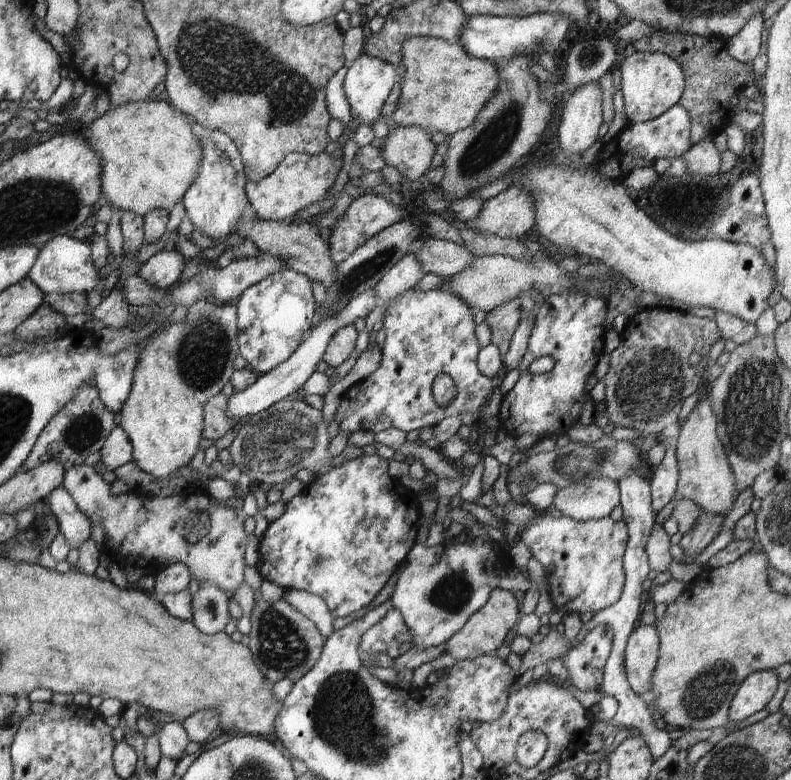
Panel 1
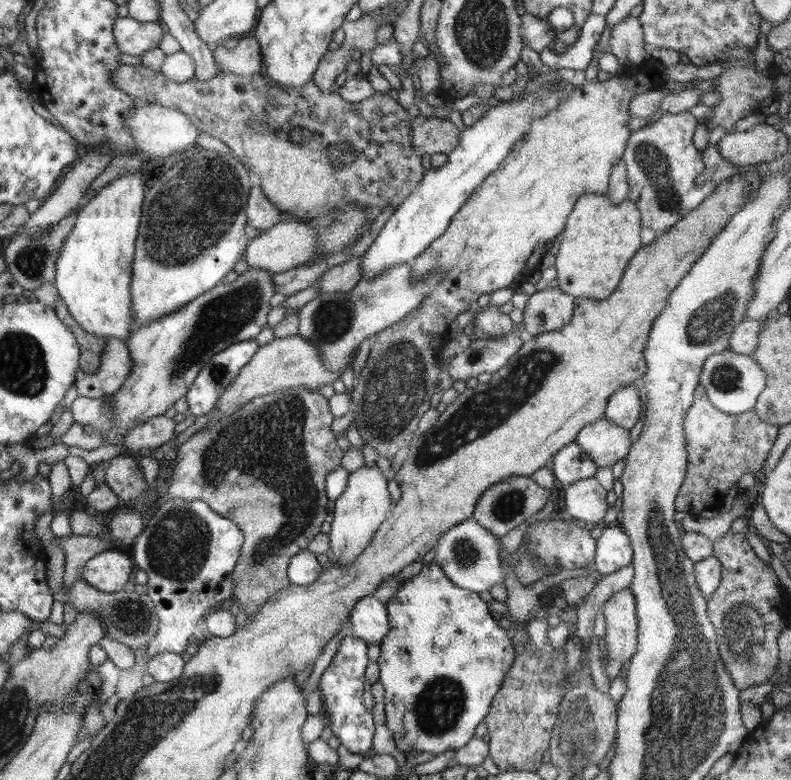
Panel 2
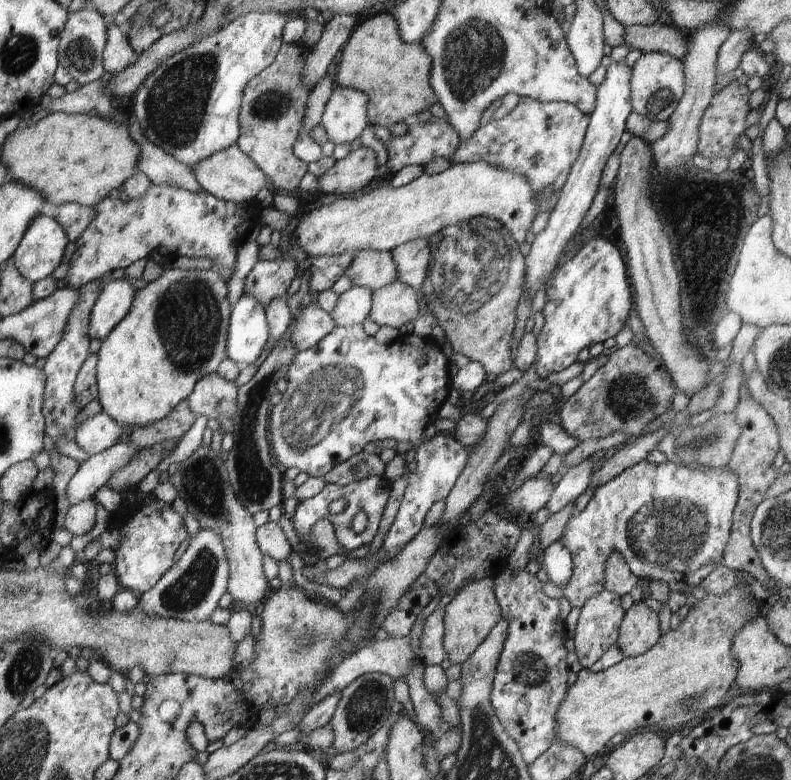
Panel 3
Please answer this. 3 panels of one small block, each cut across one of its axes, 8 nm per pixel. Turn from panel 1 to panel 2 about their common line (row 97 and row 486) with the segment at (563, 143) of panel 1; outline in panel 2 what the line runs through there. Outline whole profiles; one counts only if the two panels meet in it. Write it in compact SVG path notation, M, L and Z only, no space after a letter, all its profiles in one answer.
M596 478L578 480L564 486L564 489L566 512L577 519L578 523L591 527L602 522L609 508L606 502L607 491Z

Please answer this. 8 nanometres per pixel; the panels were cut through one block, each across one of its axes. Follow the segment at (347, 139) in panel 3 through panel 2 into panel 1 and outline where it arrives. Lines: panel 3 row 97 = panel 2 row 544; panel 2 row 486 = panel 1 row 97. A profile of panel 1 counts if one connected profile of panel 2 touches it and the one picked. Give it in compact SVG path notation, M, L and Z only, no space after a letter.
M362 53L347 67L343 80L343 91L348 101L351 113L359 124L373 125L381 114L382 106L396 82L397 67L382 59Z

